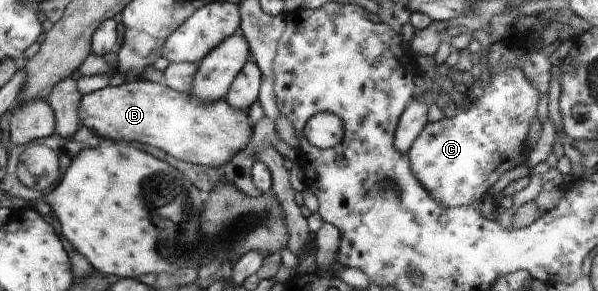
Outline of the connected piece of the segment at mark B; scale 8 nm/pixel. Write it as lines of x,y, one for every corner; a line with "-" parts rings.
137,79
125,81
119,86
98,89
87,95
82,95
79,104
79,120
81,125
91,128
101,138
124,143
144,144
164,150
177,160
191,164
217,168
231,161
231,158
243,150
252,136
252,126
247,118
248,113
239,112
227,104
226,99
211,102
207,106
199,104
188,93
177,92
162,83

